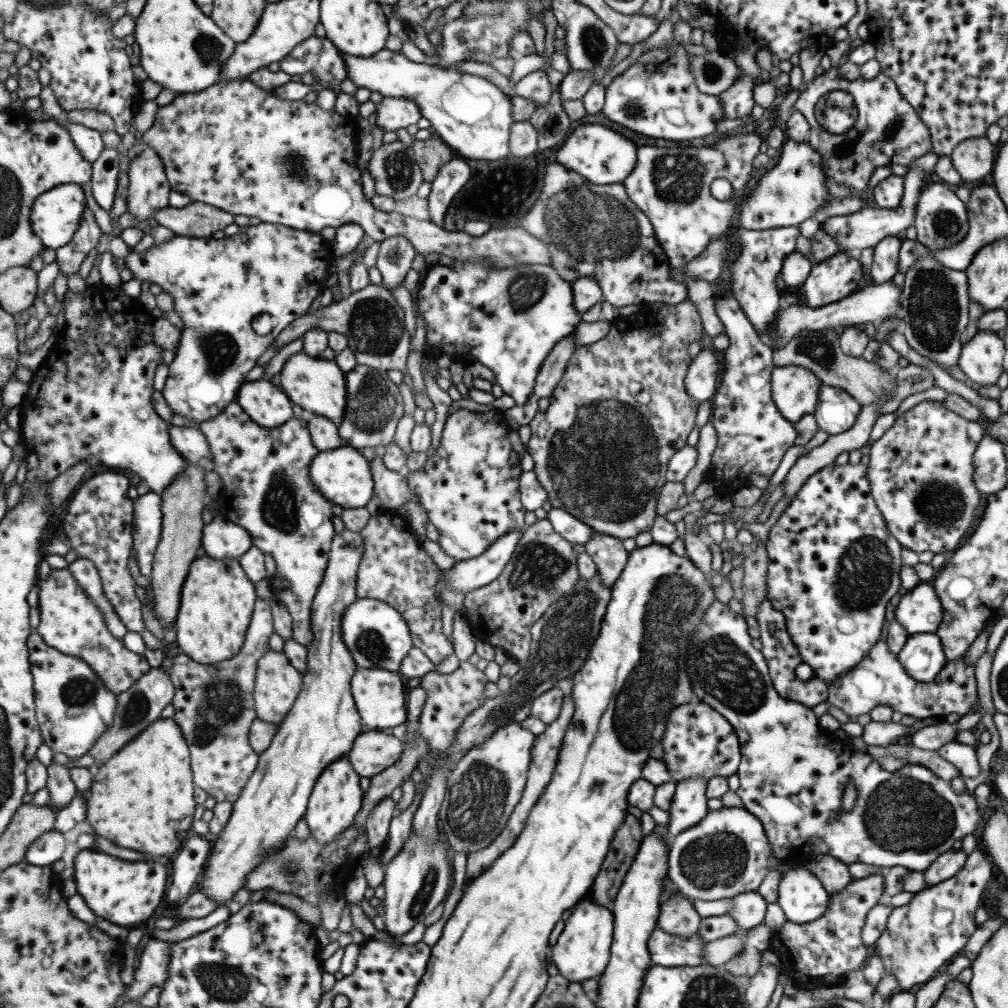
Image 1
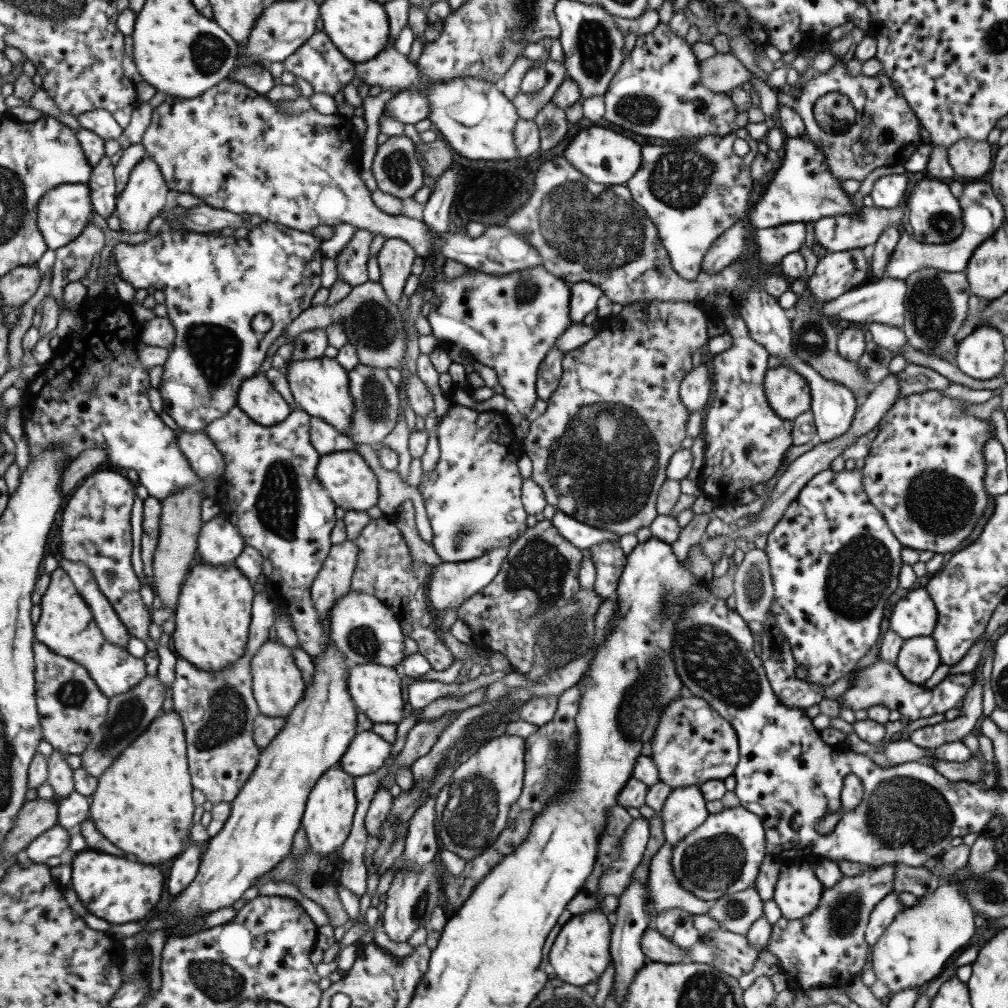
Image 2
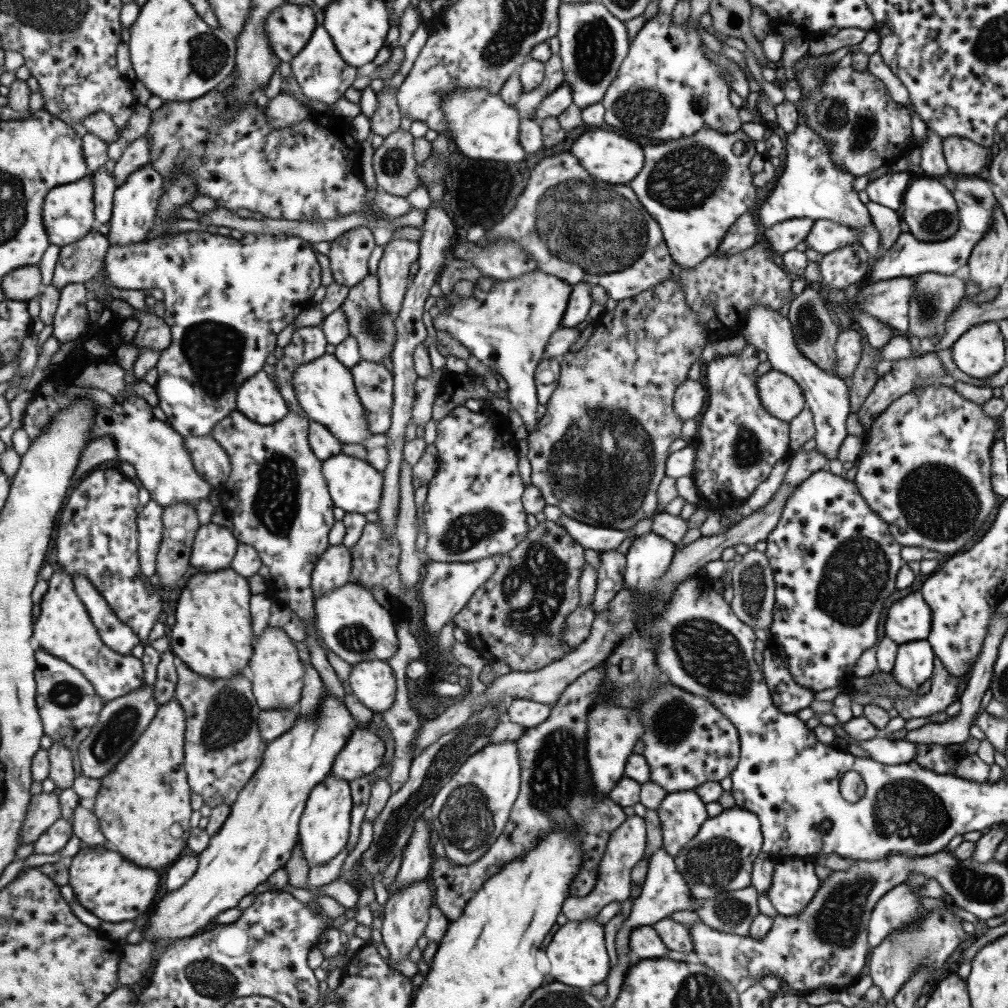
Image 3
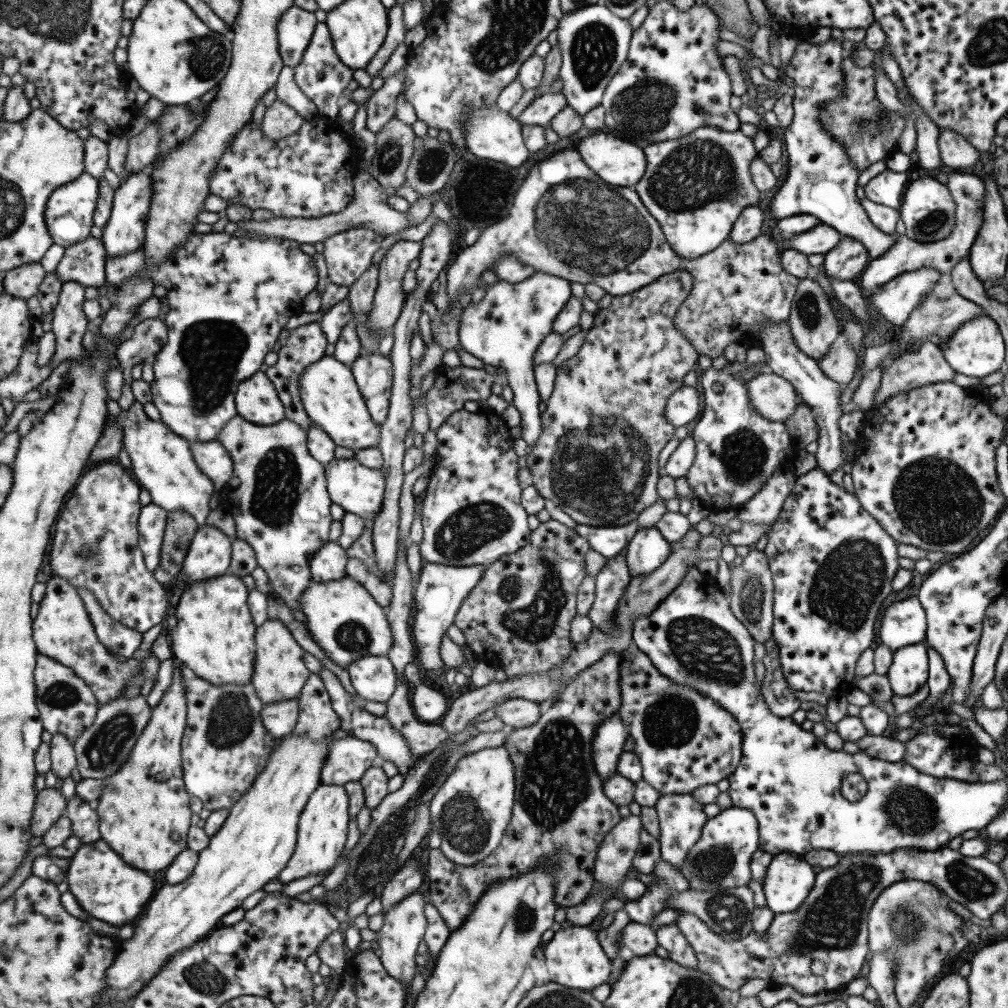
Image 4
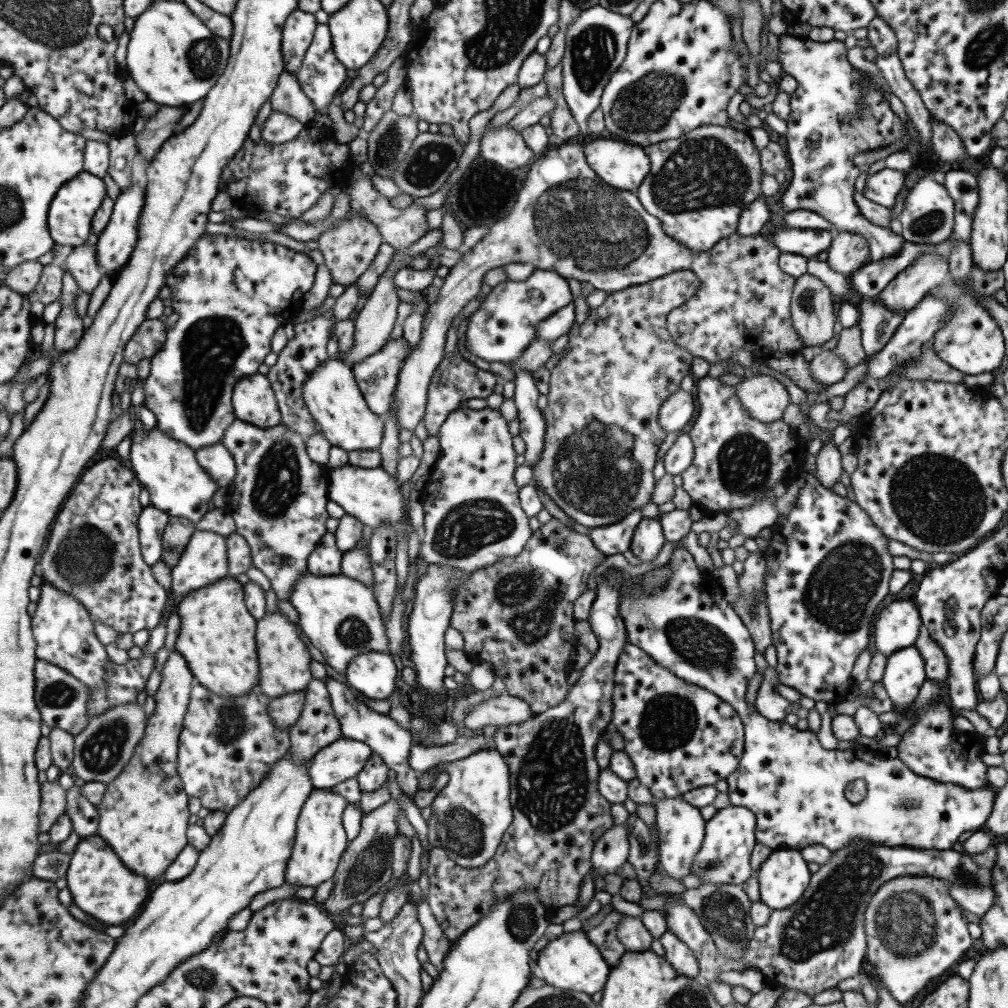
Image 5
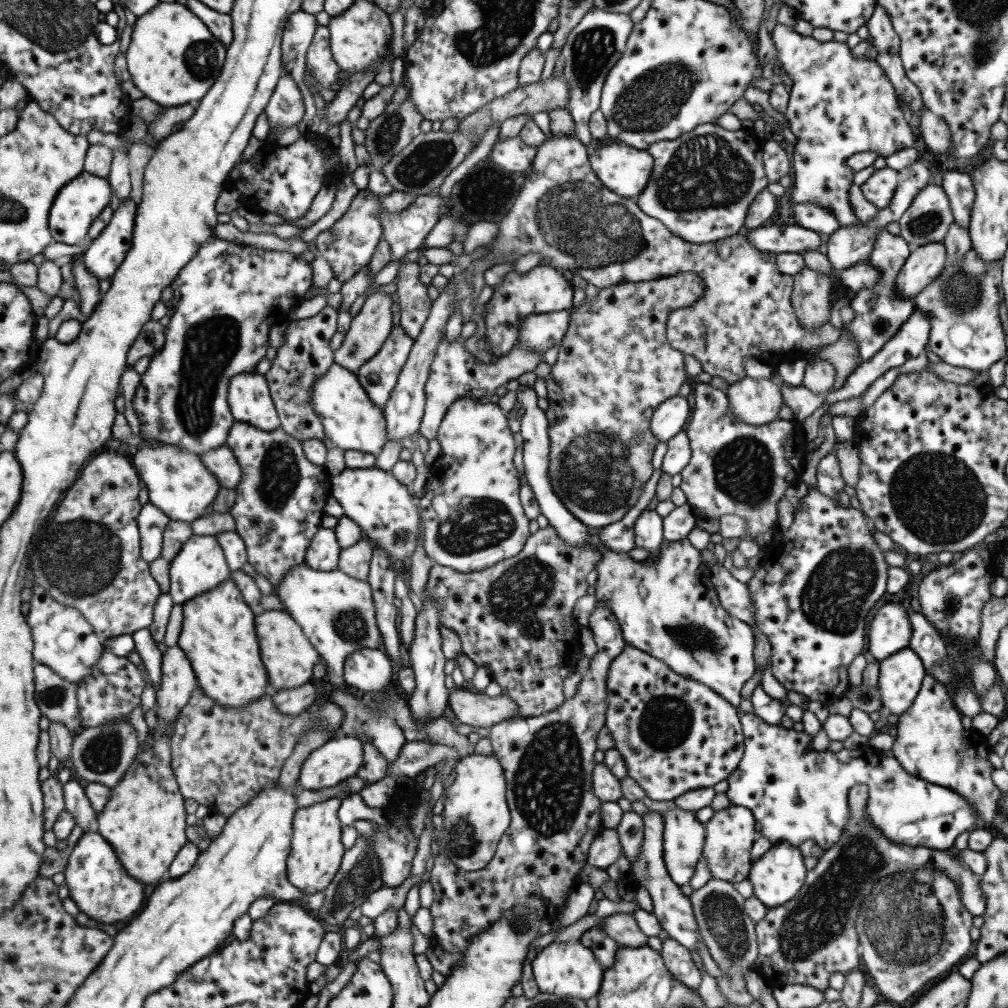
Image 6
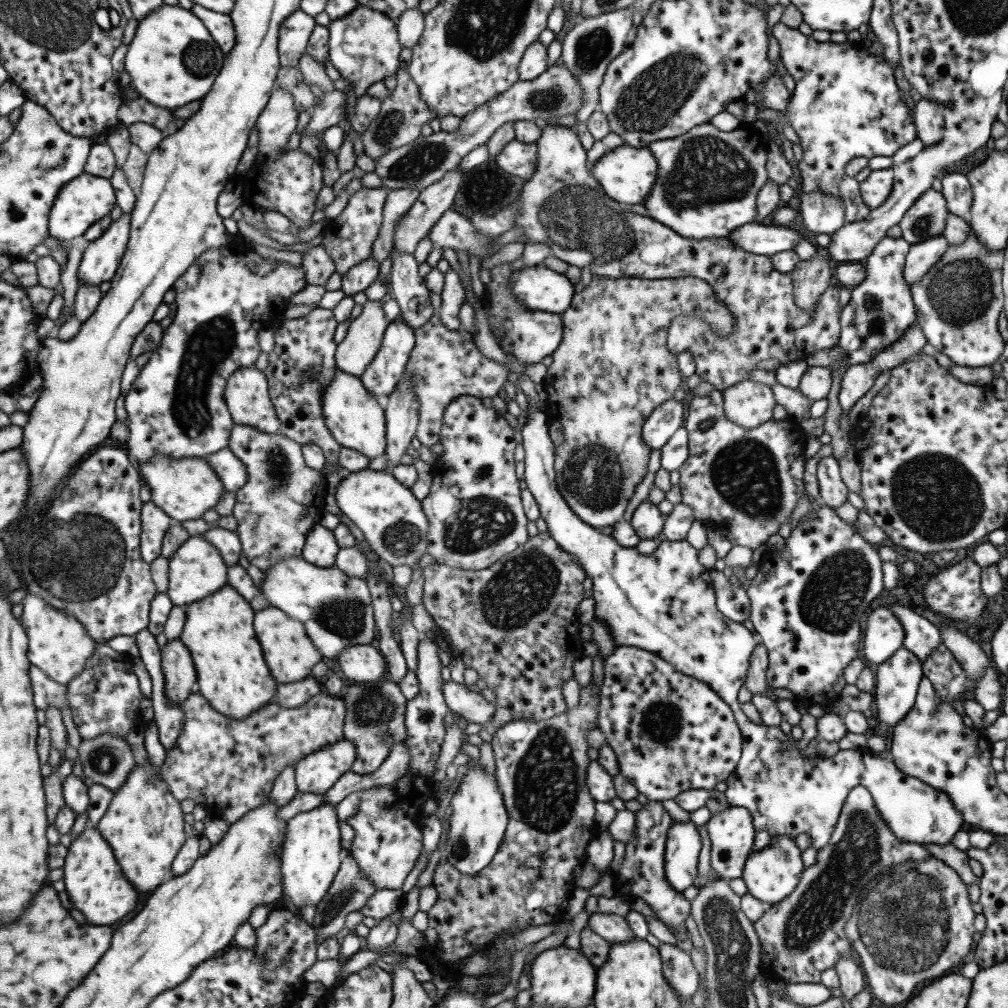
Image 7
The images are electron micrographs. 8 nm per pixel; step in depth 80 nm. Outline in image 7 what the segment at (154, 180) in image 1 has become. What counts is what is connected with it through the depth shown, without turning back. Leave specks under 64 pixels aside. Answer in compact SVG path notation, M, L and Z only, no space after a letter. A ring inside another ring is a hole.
M123 213L120 218L101 235L101 238L89 242L84 250L77 278L79 283L103 284L115 278L128 249L128 242L132 234L132 216Z

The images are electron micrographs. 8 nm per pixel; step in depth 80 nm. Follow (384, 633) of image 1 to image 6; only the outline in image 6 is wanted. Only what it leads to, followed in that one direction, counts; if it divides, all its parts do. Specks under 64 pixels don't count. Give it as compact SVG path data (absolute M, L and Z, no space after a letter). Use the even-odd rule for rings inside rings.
M303 563L293 566L272 592L321 658L326 667L327 684L338 687L344 682L343 661L355 650L381 650L381 634L374 619L374 604L367 582L350 578L339 570L317 572Z

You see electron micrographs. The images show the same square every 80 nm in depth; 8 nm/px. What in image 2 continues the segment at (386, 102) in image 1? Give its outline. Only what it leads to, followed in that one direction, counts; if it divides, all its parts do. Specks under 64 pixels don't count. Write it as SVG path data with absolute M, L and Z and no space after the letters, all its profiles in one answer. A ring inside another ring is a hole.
M417 88L401 90L387 102L383 111L389 113L402 124L415 124L423 118L428 118L429 106L425 100L425 92Z

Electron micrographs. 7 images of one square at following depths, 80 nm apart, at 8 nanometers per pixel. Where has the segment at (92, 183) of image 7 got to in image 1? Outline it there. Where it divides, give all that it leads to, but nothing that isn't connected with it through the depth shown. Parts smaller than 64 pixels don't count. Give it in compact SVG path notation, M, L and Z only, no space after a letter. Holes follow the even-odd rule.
M71 183L56 186L44 192L33 205L31 218L33 230L36 230L46 247L57 251L58 248L69 244L72 237L76 236L85 211L85 190L81 188L80 184Z

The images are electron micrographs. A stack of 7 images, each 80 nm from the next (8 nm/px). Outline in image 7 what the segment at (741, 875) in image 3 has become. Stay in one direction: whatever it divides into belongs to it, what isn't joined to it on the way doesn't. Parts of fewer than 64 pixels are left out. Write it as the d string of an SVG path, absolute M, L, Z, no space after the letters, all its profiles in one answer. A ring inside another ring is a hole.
M728 806L713 813L705 826L710 840L710 868L717 872L719 879L727 881L739 878L745 859L750 853L753 836L756 832L749 811L742 806Z

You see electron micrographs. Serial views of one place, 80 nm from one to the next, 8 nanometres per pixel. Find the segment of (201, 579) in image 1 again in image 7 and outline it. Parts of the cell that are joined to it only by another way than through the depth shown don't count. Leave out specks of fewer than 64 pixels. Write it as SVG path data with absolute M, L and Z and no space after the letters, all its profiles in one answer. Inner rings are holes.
M224 585L207 598L188 605L187 622L180 637L193 656L198 676L197 691L208 698L213 708L221 714L237 720L249 717L262 706L273 702L276 693L275 680L263 660L260 645L251 628L251 618L253 610L245 600L241 600L241 594L235 588Z

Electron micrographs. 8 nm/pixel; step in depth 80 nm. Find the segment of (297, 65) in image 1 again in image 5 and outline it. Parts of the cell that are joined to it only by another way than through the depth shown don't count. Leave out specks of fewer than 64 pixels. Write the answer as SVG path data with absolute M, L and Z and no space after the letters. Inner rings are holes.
M318 24L305 52L299 71L294 76L299 88L306 95L306 98L313 104L315 111L321 110L326 114L326 106L338 96L348 80L346 69L335 59L332 52L330 33L326 24Z

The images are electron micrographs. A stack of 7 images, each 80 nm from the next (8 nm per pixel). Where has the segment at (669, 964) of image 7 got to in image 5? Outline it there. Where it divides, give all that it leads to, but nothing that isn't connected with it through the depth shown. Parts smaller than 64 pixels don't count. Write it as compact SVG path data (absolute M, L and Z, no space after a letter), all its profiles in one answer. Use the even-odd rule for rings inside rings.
M665 929L657 938L663 947L662 957L679 973L687 977L698 977L698 962L693 953L674 934Z

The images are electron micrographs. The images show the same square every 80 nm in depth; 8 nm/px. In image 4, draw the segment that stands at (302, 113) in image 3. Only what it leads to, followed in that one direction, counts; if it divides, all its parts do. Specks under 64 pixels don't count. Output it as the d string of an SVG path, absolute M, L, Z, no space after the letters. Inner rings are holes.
M274 101L264 112L259 125L267 138L279 140L293 134L304 123L295 110L281 101Z

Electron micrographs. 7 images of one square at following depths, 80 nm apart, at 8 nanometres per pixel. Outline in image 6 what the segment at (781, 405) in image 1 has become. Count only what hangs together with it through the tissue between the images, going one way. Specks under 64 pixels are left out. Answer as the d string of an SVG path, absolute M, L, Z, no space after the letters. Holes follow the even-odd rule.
M745 377L725 388L727 397L728 411L738 420L751 426L777 423L777 411L783 405L778 384L773 380L766 378Z

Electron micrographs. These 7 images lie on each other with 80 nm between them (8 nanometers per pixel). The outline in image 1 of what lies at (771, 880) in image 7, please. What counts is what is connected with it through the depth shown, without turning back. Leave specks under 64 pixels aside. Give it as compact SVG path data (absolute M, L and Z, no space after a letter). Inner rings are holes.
M799 864L789 869L779 879L776 903L784 912L787 922L803 924L815 921L824 915L824 910L828 905L828 895L814 874Z

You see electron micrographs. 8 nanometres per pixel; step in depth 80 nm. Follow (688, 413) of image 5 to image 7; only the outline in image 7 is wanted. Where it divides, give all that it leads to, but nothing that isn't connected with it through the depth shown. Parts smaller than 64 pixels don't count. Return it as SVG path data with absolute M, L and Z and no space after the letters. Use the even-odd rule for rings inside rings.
M674 399L654 408L641 427L641 438L650 450L660 449L667 439L684 423L685 401Z

